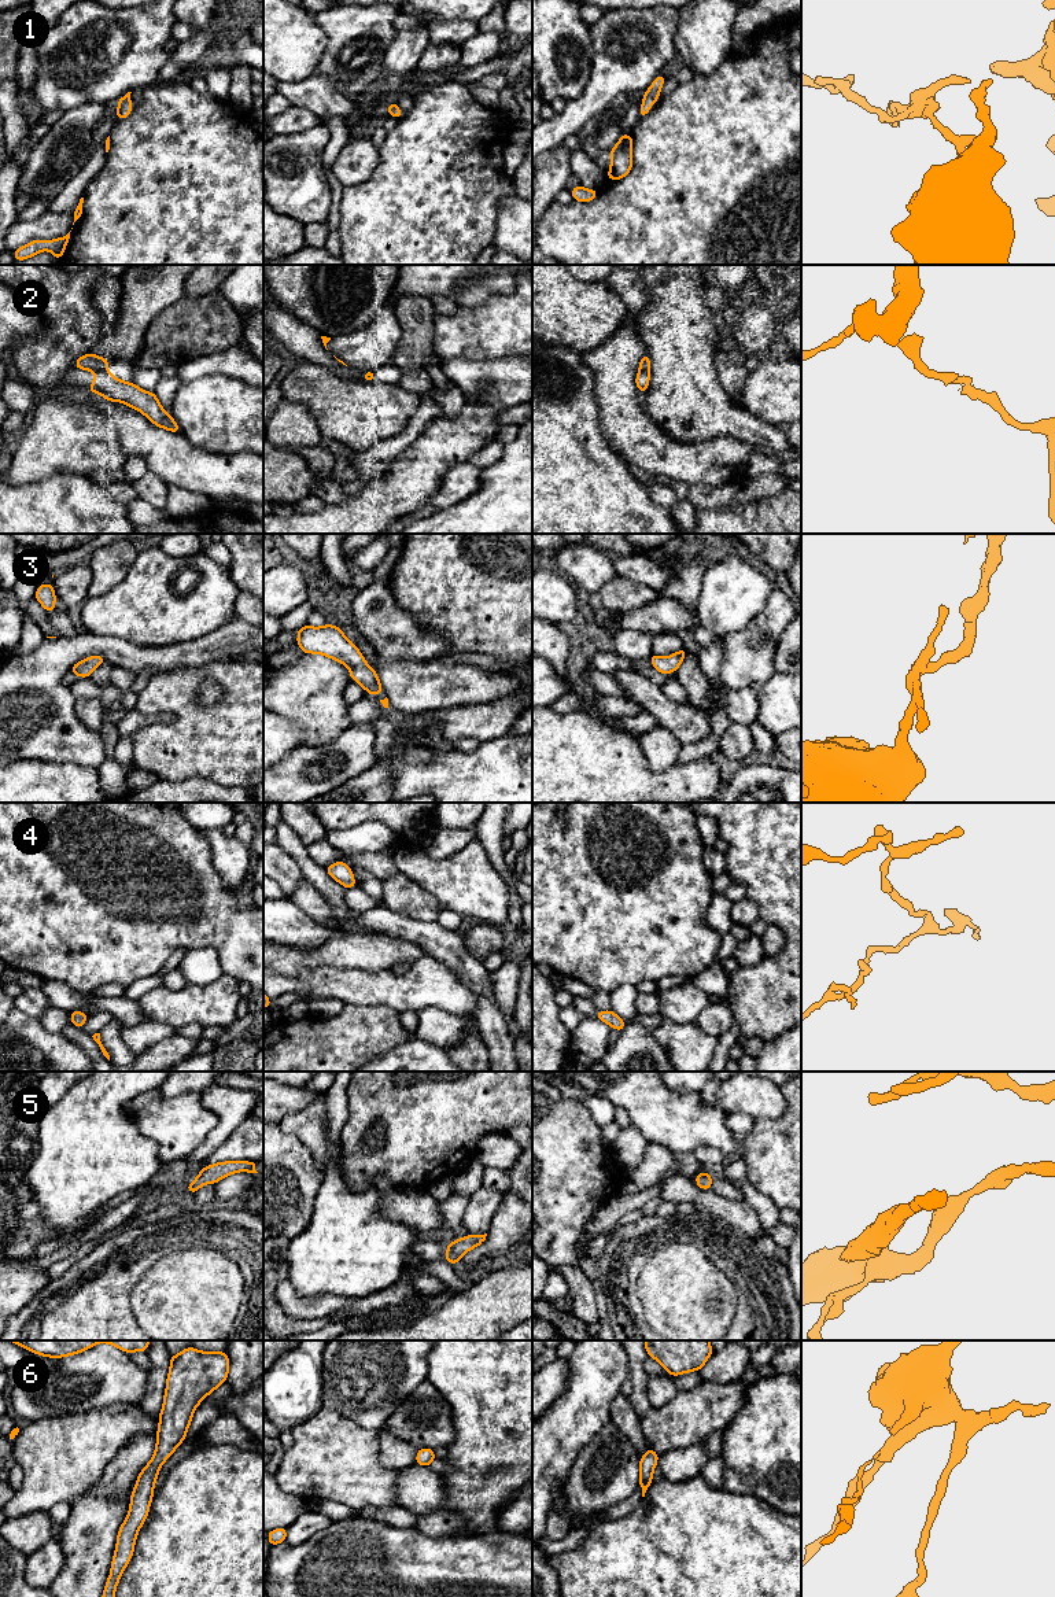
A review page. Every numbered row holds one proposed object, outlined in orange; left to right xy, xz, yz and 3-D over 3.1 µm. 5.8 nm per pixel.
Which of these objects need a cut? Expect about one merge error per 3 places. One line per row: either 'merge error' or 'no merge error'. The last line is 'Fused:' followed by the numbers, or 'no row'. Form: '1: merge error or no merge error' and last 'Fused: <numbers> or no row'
1: no merge error
2: merge error
3: no merge error
4: no merge error
5: no merge error
6: no merge error
Fused: 2

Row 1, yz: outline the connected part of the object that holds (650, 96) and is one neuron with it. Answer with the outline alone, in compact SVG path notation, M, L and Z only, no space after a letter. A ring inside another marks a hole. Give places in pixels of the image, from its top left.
M659 74L653 84L649 86L649 89L643 95L643 102L641 103L641 110L639 110L639 118L643 118L649 114L649 108L652 107L653 103L659 100L660 96L660 89L665 81L665 77Z

